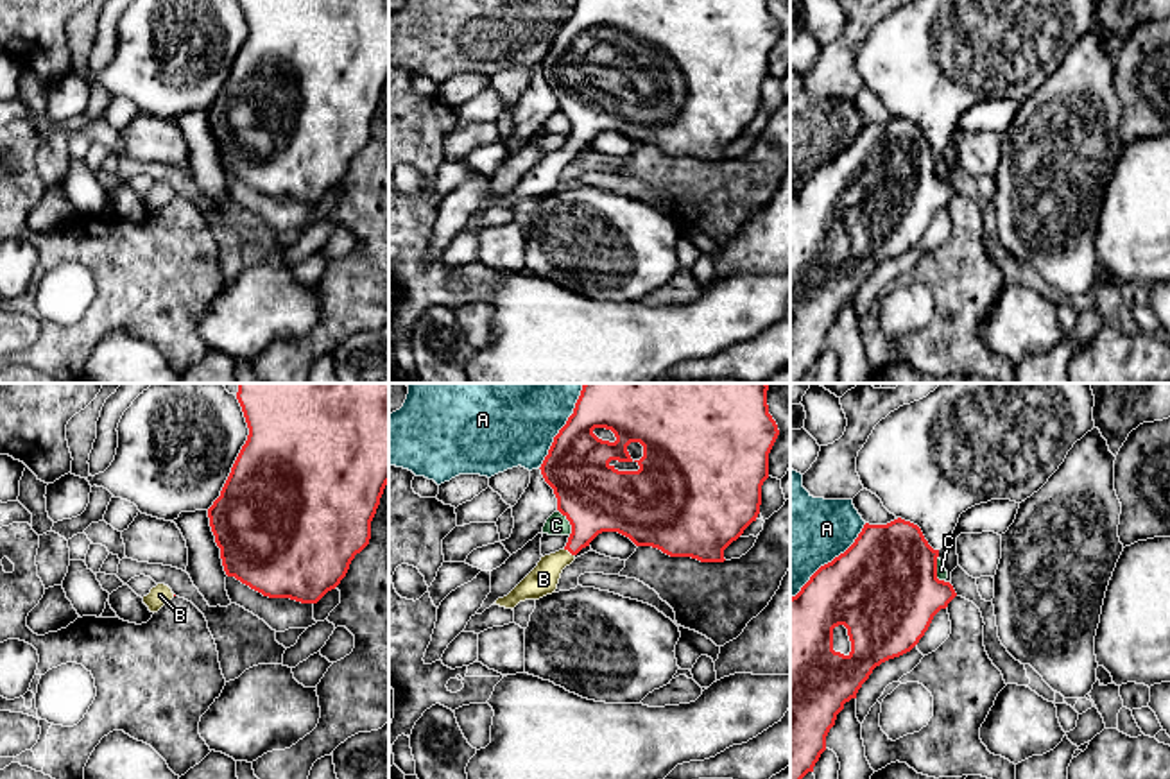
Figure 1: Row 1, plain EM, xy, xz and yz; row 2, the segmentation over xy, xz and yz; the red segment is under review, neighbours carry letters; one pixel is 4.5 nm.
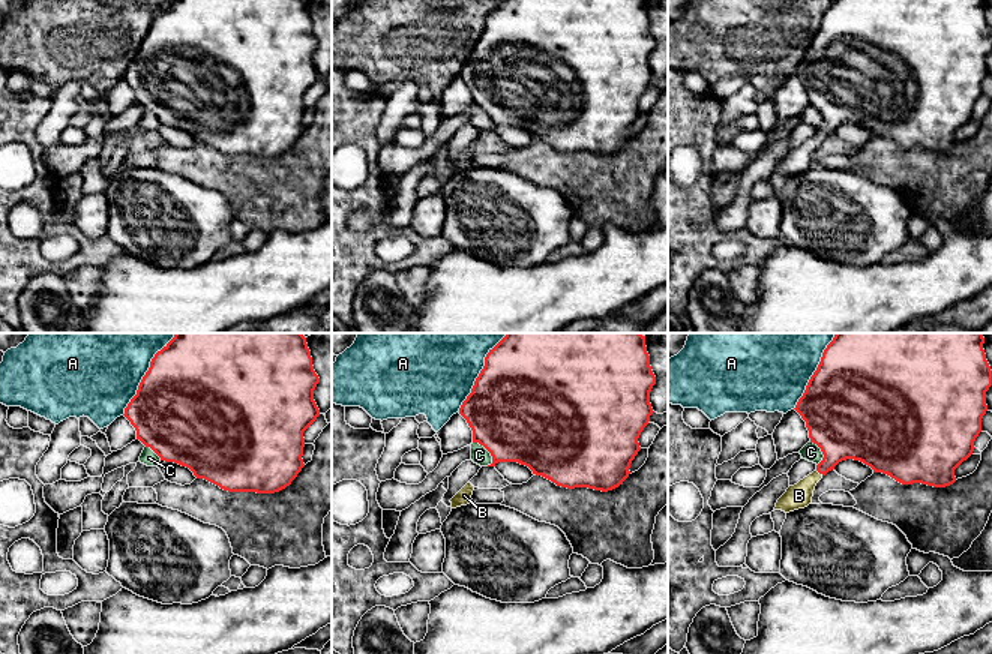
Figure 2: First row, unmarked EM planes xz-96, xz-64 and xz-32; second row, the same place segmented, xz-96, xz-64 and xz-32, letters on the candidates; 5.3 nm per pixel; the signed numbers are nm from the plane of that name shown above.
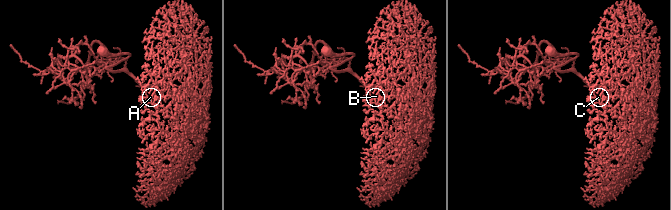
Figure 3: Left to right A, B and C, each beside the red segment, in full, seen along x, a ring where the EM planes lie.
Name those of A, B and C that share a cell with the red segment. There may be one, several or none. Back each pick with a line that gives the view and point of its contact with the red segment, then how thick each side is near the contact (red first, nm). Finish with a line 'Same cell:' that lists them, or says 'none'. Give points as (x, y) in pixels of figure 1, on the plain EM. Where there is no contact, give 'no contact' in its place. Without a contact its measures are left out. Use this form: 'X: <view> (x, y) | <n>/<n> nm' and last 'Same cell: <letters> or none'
B: xz (568, 149) | 280/140 nm
Same cell: B

